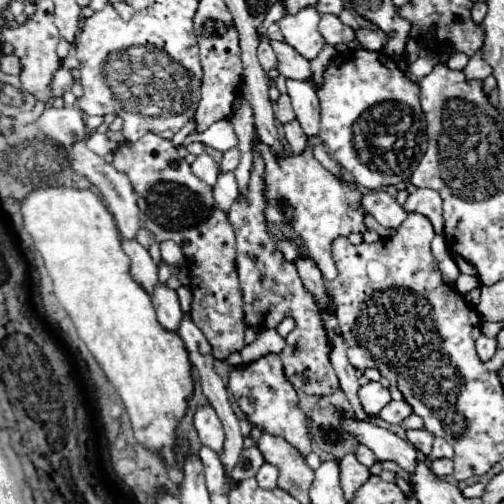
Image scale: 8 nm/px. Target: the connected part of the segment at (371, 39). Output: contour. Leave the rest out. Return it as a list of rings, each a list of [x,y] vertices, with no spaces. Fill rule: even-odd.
[[[360,29],[356,33],[358,41],[362,43],[362,47],[366,47],[368,51],[380,51],[384,47],[384,39],[376,33],[376,31],[370,31],[370,29]]]

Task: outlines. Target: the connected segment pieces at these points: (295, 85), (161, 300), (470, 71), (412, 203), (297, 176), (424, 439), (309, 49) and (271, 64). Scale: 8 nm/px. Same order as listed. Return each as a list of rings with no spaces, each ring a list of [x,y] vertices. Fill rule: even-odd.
[[[286,79],[286,91],[292,101],[296,119],[300,121],[306,135],[318,135],[320,131],[320,111],[318,111],[318,95],[310,83]]]
[[[158,283],[158,285],[154,287],[152,303],[154,303],[154,307],[156,307],[158,321],[160,321],[166,329],[176,331],[178,325],[180,325],[180,317],[182,317],[180,301],[178,301],[176,291],[174,291],[172,287],[168,287],[166,283]]]
[[[476,53],[476,55],[470,59],[470,63],[464,67],[464,73],[466,73],[468,79],[484,79],[486,75],[492,73],[492,69],[486,65],[486,61],[482,59],[482,55]]]
[[[416,189],[404,203],[406,211],[420,213],[428,217],[434,225],[436,235],[444,235],[444,221],[442,221],[442,199],[434,189]]]
[[[260,143],[258,149],[266,161],[266,173],[264,173],[268,183],[266,219],[270,231],[276,237],[278,249],[284,253],[288,261],[292,261],[300,253],[308,253],[318,261],[324,279],[334,279],[338,271],[330,255],[330,243],[336,237],[348,237],[350,233],[366,231],[364,225],[366,211],[362,211],[362,191],[354,183],[322,167],[320,161],[314,159],[310,147],[298,155],[288,155],[282,161],[272,159],[268,145]]]
[[[408,429],[404,431],[406,433],[406,439],[424,455],[430,455],[430,449],[432,449],[432,439],[434,435],[430,435],[430,431],[424,431],[424,429]]]
[[[304,7],[302,11],[294,15],[288,13],[278,21],[284,41],[308,61],[312,61],[324,47],[324,39],[318,33],[318,21],[320,21],[320,15],[316,7]]]
[[[262,39],[260,45],[258,45],[258,59],[260,59],[260,65],[264,71],[272,71],[278,67],[278,57],[274,53],[274,49],[270,47],[270,41],[268,39]]]

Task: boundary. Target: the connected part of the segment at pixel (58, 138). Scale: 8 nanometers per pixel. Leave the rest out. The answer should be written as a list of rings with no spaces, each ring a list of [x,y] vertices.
[[[48,107],[48,109],[44,109],[44,113],[36,121],[36,125],[60,145],[70,145],[70,143],[74,143],[74,139],[86,141],[86,137],[88,137],[84,121],[82,121],[82,113],[78,109]]]

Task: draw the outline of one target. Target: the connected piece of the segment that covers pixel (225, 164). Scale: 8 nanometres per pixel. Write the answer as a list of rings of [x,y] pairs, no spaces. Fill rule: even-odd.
[[[230,149],[230,151],[224,153],[220,169],[222,171],[234,171],[236,167],[238,167],[238,149]]]

